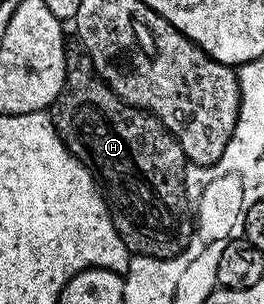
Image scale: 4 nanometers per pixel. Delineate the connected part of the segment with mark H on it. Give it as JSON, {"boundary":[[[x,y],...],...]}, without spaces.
{"boundary":[[[81,50],[67,51],[66,81],[48,111],[56,134],[65,142],[67,150],[93,172],[94,183],[106,199],[112,222],[131,254],[167,260],[184,251],[194,237],[196,220],[192,215],[192,200],[186,197],[188,161],[173,134],[152,113],[123,102],[101,80],[89,56]]]}

